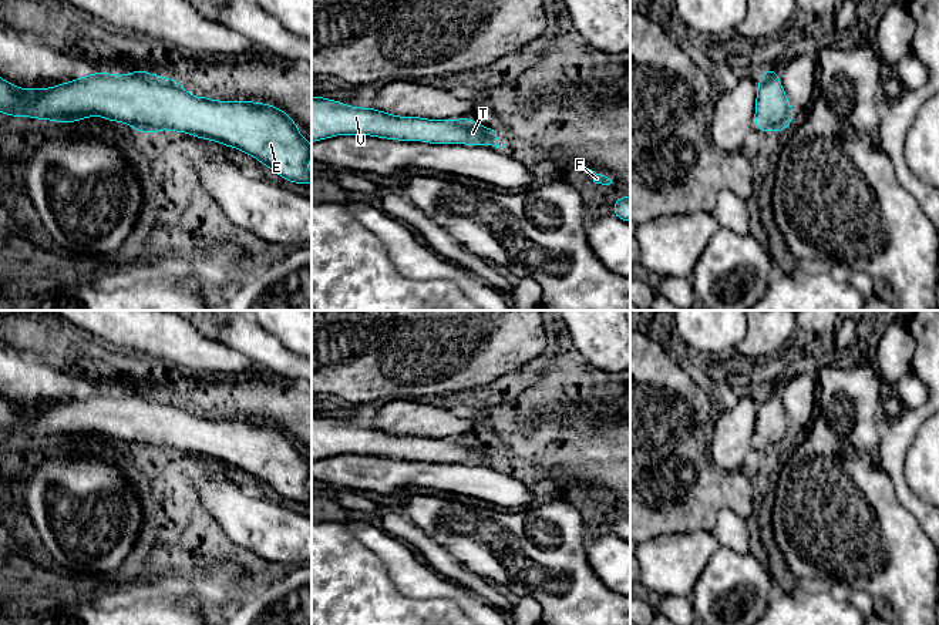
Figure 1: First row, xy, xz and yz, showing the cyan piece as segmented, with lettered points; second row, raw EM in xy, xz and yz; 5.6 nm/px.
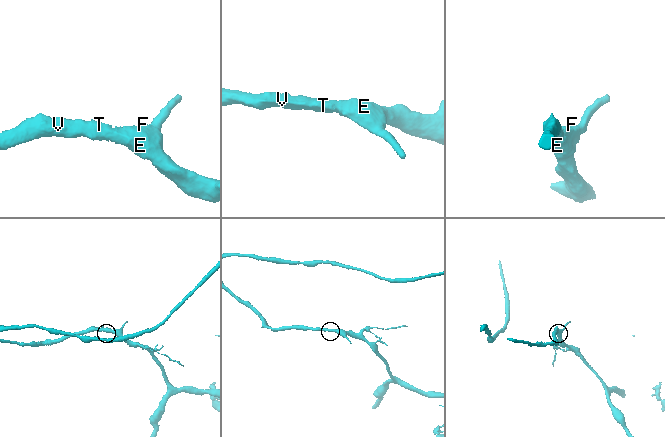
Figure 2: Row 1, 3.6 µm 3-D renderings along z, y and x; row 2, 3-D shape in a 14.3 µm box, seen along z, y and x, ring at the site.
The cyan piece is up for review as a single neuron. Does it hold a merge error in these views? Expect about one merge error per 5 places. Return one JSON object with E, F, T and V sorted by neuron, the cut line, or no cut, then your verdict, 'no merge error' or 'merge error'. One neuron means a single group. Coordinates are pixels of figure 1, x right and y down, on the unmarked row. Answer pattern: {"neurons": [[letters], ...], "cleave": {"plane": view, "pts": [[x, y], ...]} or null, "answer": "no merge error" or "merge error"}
{"neurons": [["E", "F", "T", "V"]], "cleave": null, "answer": "no merge error"}

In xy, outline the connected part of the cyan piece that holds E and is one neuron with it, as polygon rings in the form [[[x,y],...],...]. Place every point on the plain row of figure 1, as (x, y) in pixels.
[[[107,390],[61,401],[53,407],[21,409],[0,397],[0,431],[11,436],[33,436],[55,438],[68,443],[100,434],[120,440],[141,451],[159,448],[185,450],[202,458],[212,458],[226,466],[238,467],[259,478],[265,485],[290,501],[312,503],[312,491],[306,481],[312,477],[312,464],[302,456],[296,441],[285,430],[263,421],[215,420],[203,414],[193,417],[188,409],[181,409],[181,400],[145,392],[112,394]]]

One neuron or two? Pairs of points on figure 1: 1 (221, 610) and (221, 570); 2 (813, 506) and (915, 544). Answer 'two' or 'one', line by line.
1: one
2: one

